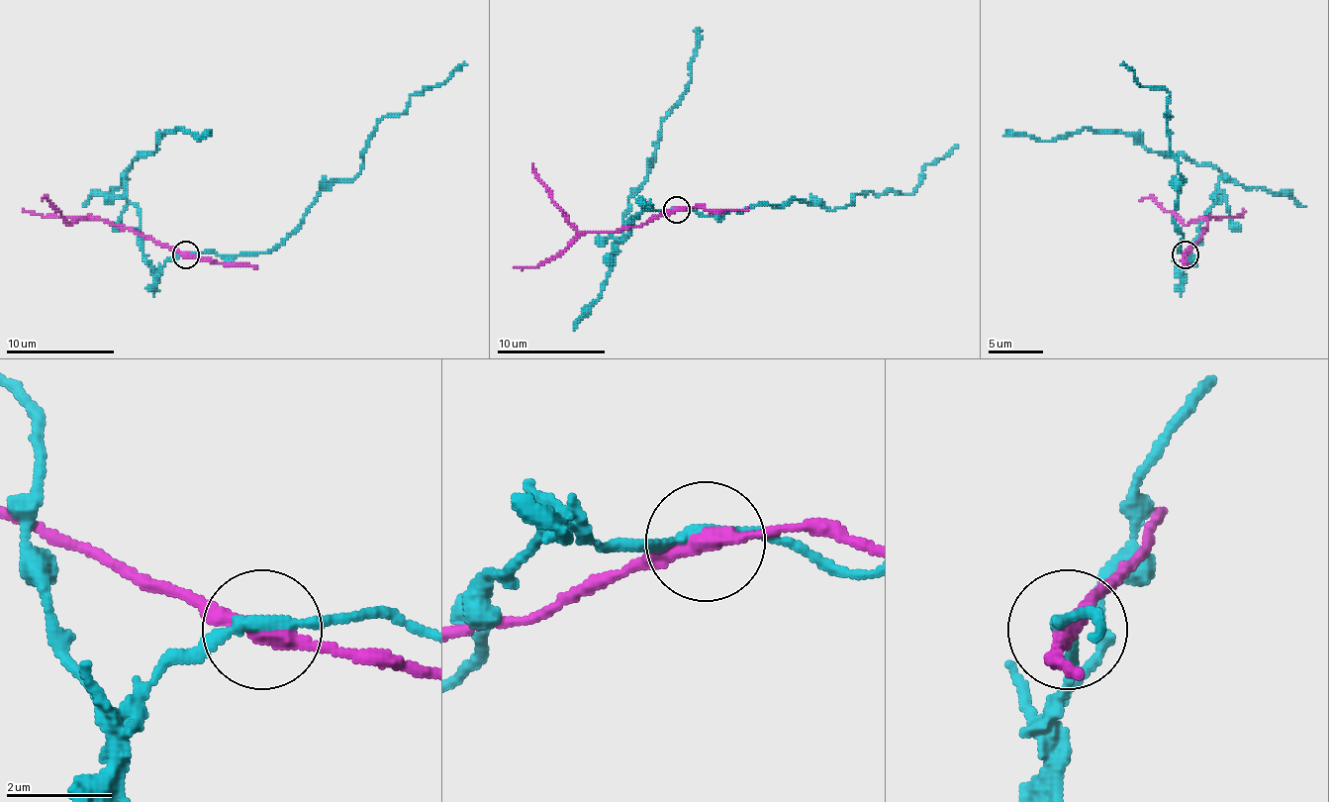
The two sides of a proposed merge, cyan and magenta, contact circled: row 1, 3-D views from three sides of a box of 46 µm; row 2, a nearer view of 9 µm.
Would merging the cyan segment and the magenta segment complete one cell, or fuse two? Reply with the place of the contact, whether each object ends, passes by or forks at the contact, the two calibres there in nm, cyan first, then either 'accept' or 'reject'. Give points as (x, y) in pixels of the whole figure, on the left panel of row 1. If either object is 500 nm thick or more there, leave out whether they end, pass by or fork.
(185, 254) | cyan passes by | magenta passes by | 200/300 nm | reject

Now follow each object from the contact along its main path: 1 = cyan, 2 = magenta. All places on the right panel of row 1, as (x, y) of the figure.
1: (1183, 254), (1191, 252), (1181, 252), (1175, 222), (1186, 181), (1167, 127), (1170, 94), (1142, 86), (1120, 64)
2: (1186, 254), (1207, 228), (1207, 220), (1186, 225), (1150, 198), (1139, 200)

